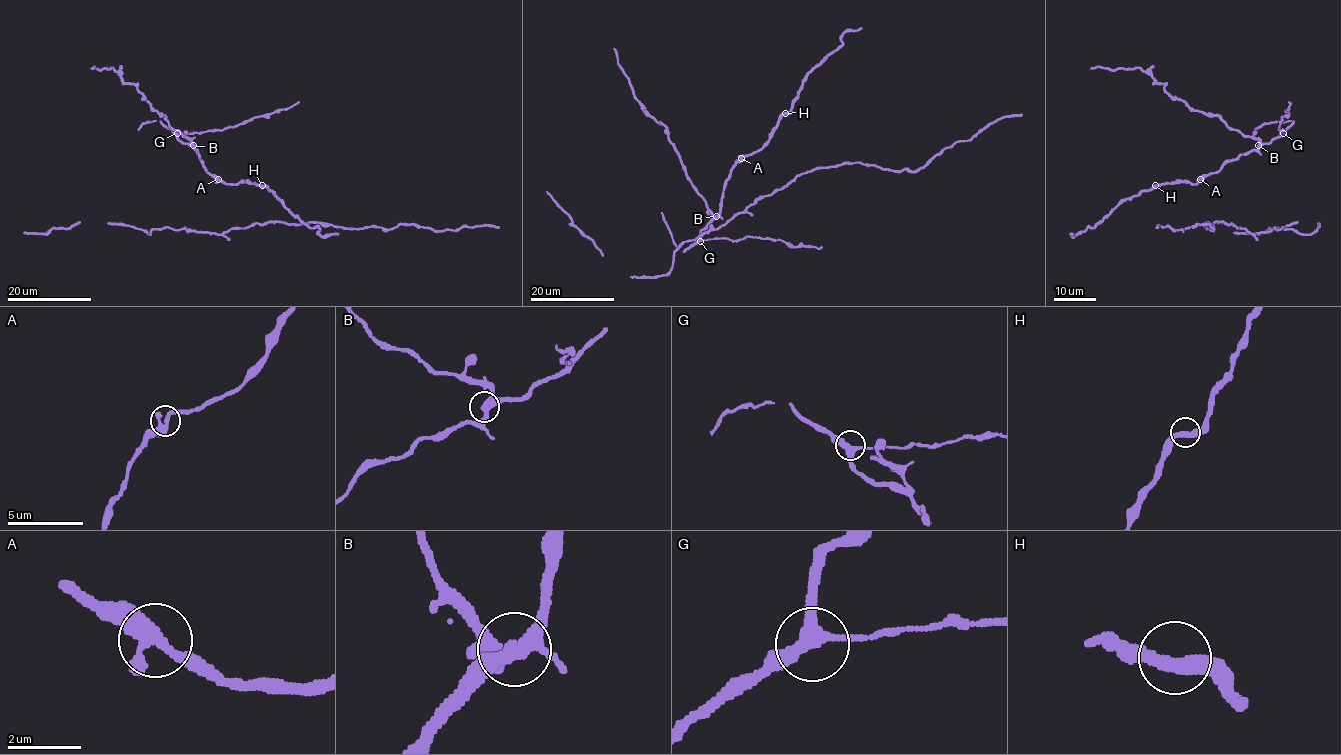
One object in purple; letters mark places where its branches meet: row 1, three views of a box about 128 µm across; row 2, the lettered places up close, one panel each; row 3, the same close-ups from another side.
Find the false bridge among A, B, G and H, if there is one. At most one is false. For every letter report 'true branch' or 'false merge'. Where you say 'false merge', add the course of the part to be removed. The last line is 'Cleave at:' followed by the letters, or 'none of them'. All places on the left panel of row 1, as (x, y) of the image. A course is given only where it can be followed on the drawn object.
A: true branch
B: false merge; foreign part runs (194, 145), (155, 111), (134, 84), (125, 83), (113, 68), (91, 69)
G: true branch
H: true branch
Cleave at: B

